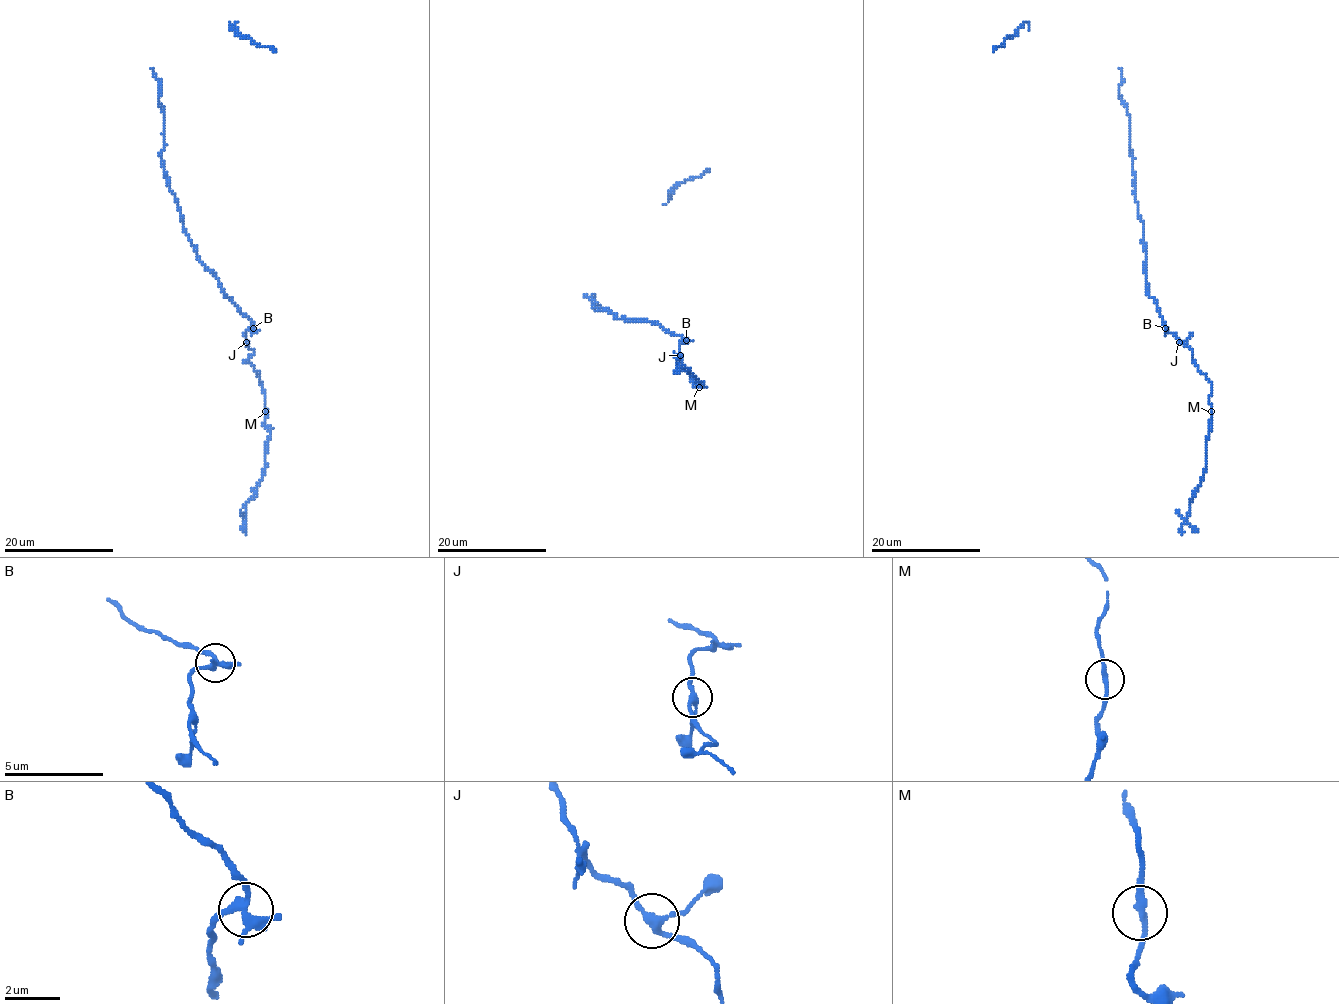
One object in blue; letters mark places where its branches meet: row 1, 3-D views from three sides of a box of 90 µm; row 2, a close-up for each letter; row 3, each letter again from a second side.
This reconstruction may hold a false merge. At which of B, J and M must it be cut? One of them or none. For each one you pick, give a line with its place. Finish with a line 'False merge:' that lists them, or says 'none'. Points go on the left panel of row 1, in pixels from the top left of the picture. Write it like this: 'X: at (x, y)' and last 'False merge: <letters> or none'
B: at (253, 328)
False merge: B

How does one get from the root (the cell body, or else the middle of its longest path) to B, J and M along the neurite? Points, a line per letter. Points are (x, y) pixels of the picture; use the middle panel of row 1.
B: (620, 318), (657, 322), (665, 330), (687, 340)
J: (620, 318), (657, 322), (665, 330), (679, 334), (685, 340), (680, 344), (680, 355)
M: (620, 318), (657, 322), (683, 337), (680, 362), (687, 367), (683, 370), (692, 385), (699, 386)

